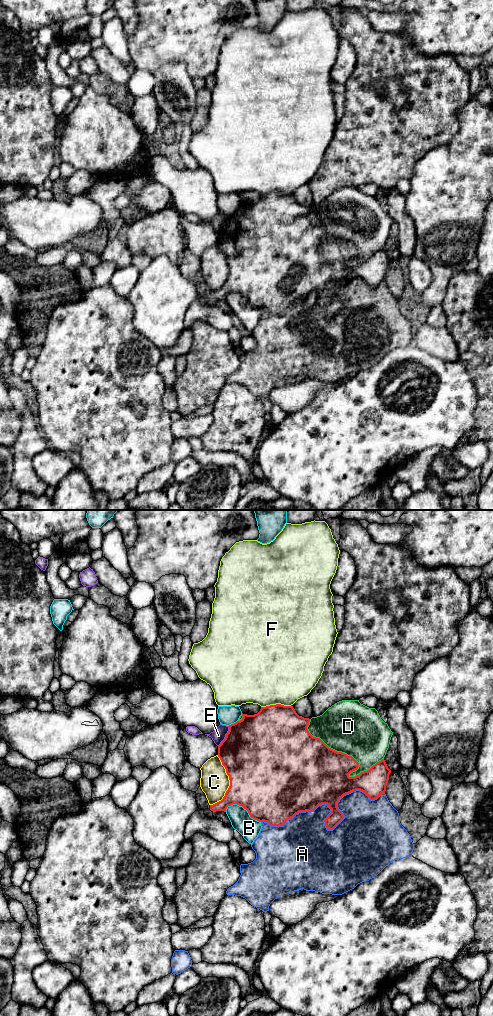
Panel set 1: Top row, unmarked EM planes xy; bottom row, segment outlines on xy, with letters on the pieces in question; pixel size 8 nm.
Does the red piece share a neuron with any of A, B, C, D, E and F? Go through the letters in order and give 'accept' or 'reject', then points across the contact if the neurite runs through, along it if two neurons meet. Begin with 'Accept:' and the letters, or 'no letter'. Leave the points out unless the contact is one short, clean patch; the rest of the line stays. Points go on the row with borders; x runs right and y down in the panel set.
Accept: no letter
A: reject
B: reject
C: reject
D: reject
E: reject
F: reject

